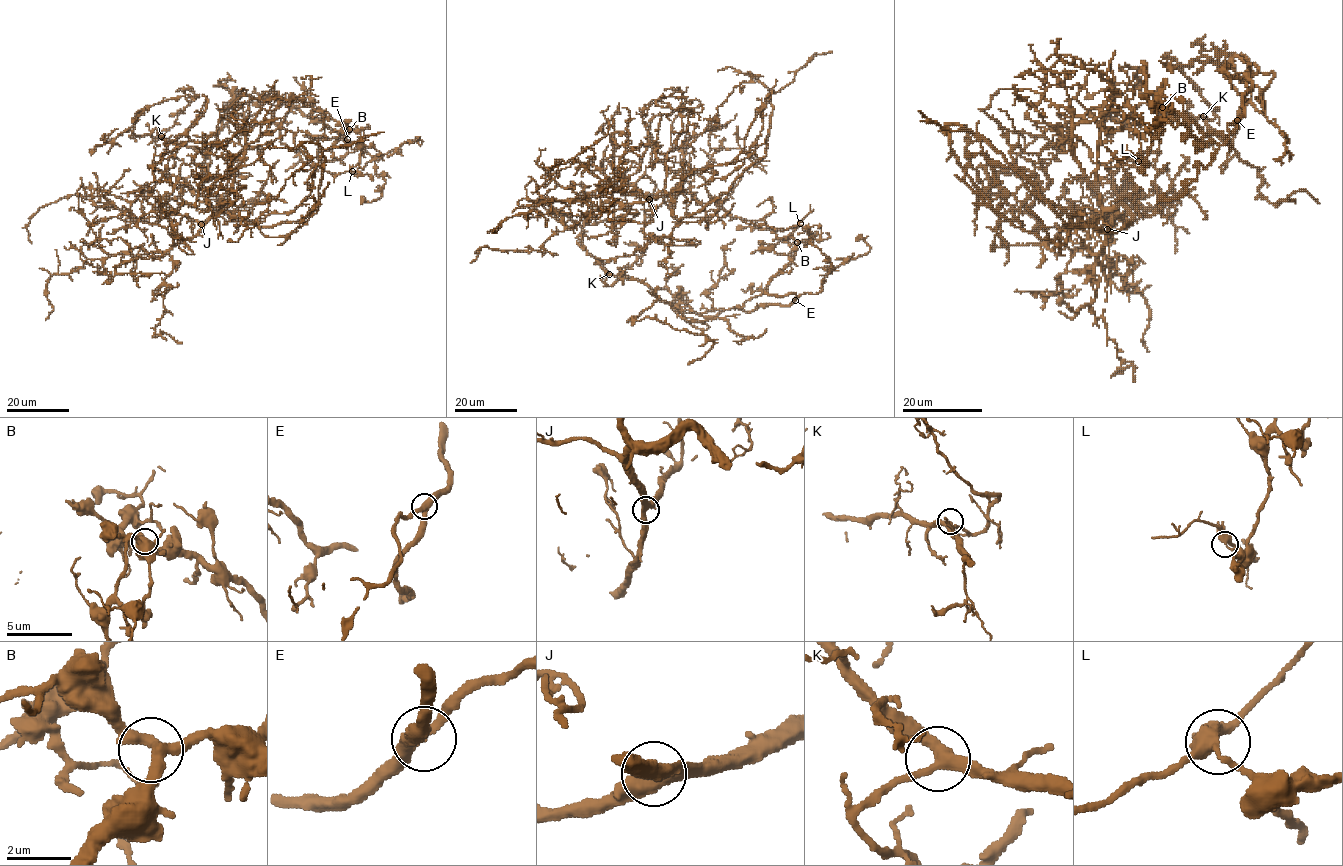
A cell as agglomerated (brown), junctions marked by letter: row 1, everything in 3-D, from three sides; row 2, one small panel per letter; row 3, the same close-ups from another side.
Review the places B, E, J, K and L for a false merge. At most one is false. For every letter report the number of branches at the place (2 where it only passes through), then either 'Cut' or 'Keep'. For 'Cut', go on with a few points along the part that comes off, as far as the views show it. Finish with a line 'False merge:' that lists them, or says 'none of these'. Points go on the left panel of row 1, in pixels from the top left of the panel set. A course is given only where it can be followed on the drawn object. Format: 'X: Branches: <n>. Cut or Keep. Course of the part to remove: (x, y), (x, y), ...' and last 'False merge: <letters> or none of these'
B: Branches: 3. Keep
E: Branches: 3. Keep
J: Branches: 3. Keep
K: Branches: 3. Keep
L: Branches: 3. Cut. Course of the part to remove: (351, 171), (361, 128), (323, 161), (346, 139), (262, 98), (227, 106), (206, 157), (133, 132), (186, 95)
False merge: L

